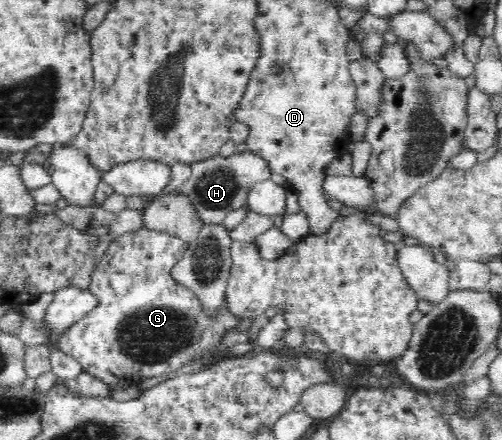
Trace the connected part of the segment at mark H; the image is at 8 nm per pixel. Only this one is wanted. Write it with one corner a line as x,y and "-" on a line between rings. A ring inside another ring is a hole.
247,149
230,157
222,157
217,153
205,159
195,160
189,167
190,176
174,191
189,194
199,218
208,224
221,224
230,211
246,207
246,199
254,183
275,178
267,161

